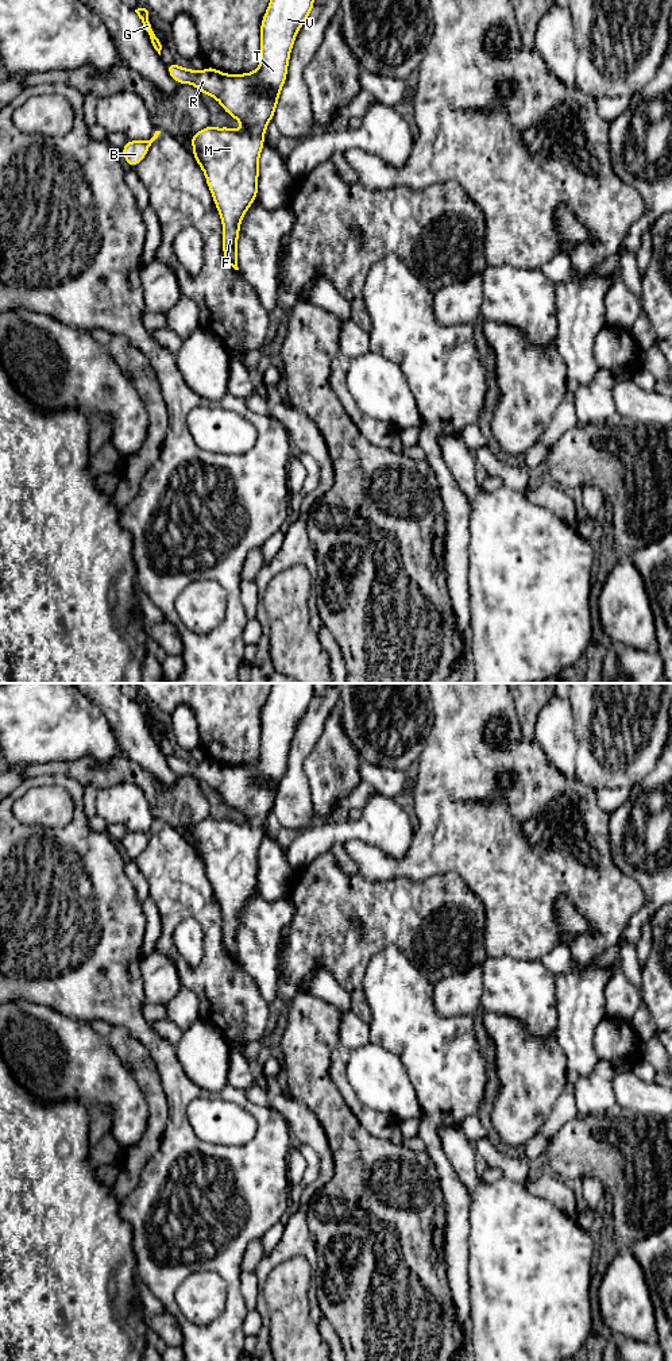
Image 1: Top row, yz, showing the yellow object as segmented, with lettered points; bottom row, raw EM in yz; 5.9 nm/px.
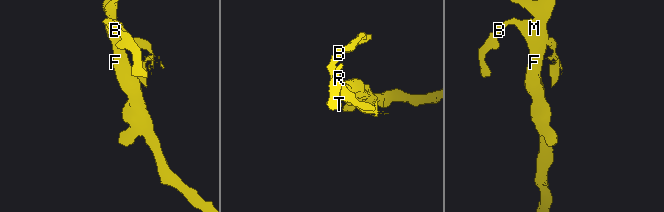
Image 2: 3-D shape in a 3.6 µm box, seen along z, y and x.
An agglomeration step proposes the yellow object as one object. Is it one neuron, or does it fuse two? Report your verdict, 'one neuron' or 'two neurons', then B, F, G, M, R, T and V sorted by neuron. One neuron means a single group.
one neuron; B F G M R T V

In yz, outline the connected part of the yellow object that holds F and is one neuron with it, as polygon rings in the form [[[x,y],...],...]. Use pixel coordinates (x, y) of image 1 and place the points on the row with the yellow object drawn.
[[[270,0],[260,24],[259,69],[227,74],[208,66],[202,72],[166,63],[178,84],[192,84],[216,99],[240,122],[243,131],[206,126],[190,136],[193,157],[202,169],[223,223],[223,254],[237,267],[239,227],[258,197],[259,157],[264,132],[273,120],[296,35],[313,9],[314,0]]]

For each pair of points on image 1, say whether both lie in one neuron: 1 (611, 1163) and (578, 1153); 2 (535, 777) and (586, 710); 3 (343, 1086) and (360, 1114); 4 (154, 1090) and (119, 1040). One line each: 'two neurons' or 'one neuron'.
1: one neuron
2: two neurons
3: one neuron
4: one neuron

